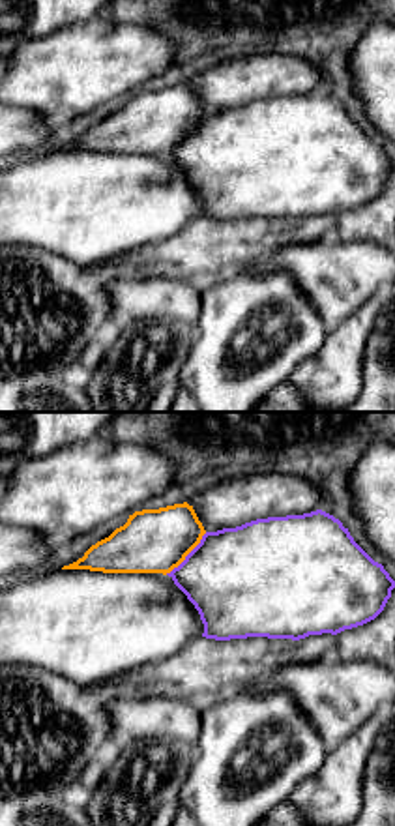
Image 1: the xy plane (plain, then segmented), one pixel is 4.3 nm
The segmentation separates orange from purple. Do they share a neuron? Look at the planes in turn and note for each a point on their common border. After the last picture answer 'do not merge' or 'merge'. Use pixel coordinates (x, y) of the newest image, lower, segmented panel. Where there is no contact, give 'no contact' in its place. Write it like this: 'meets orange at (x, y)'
meets orange at (188, 553)

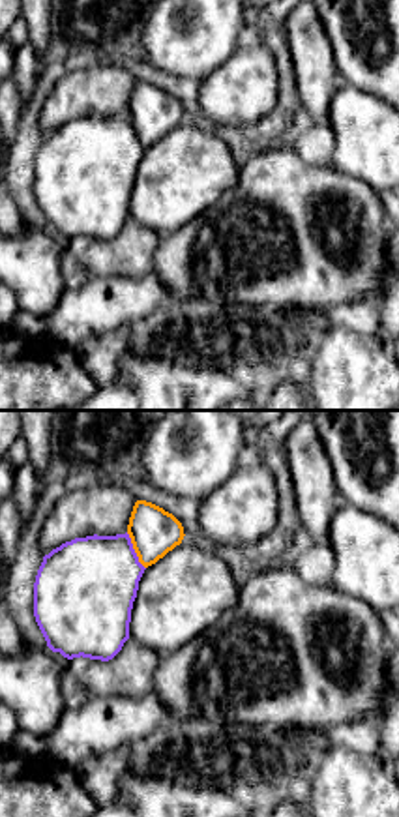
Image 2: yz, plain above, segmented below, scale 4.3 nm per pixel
meets orange at (135, 551)

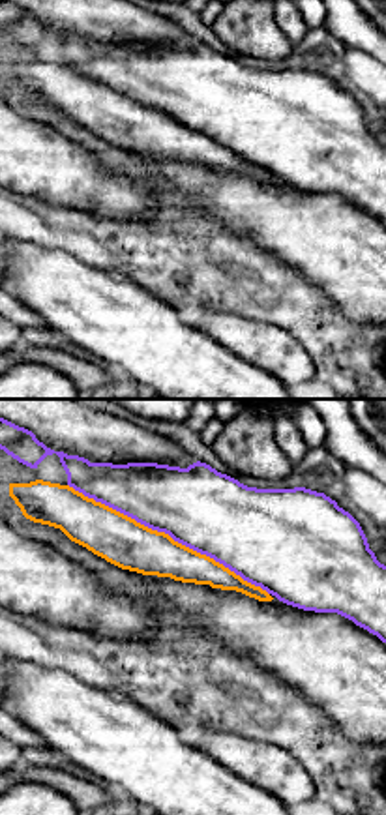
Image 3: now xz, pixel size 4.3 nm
meets orange at (167, 534)

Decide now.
merge

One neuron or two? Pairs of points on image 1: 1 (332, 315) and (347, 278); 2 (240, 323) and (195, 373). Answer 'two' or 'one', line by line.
1: one
2: one

